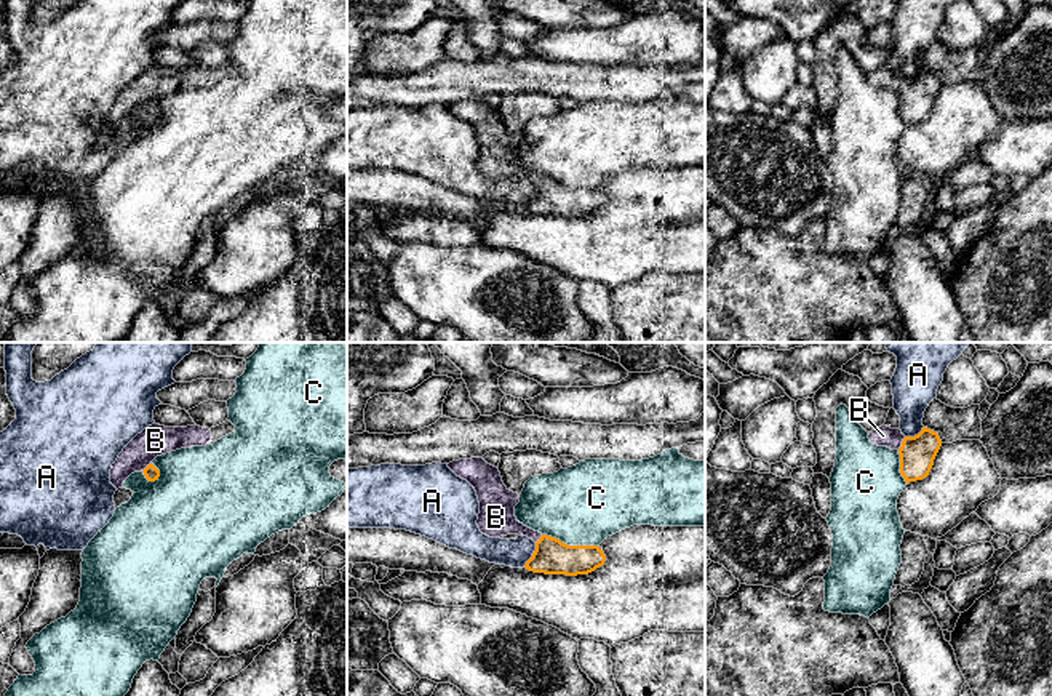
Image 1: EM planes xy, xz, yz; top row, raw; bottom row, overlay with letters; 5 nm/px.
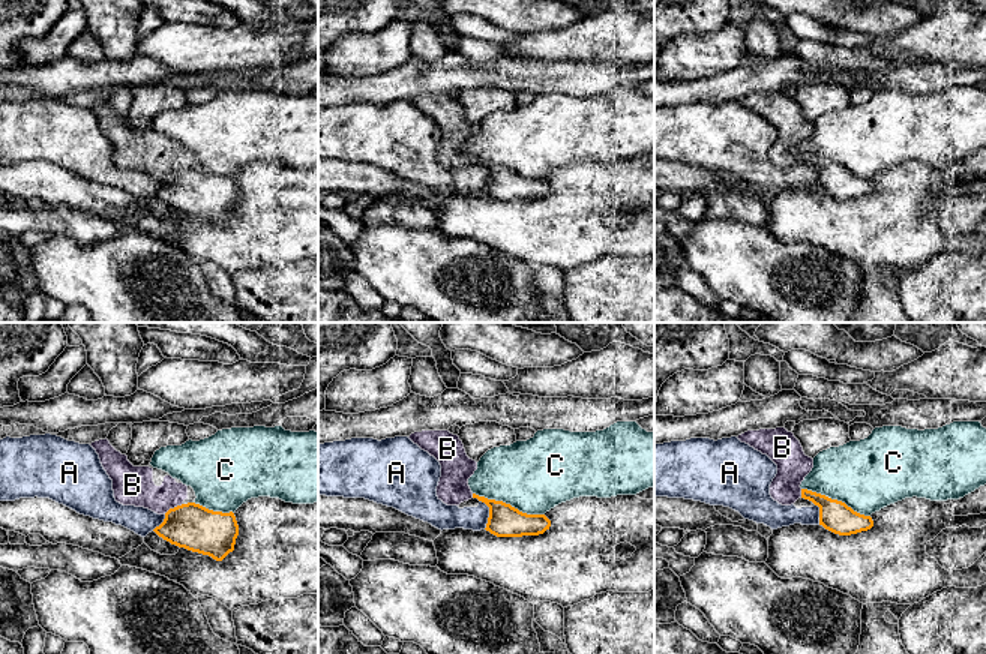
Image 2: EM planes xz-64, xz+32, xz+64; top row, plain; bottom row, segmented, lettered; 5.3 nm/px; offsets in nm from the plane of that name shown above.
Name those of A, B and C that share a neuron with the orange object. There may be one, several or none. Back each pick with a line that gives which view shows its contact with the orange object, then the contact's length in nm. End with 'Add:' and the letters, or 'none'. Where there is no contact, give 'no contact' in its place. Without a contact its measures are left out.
B: yz | 80 nm
Add: B

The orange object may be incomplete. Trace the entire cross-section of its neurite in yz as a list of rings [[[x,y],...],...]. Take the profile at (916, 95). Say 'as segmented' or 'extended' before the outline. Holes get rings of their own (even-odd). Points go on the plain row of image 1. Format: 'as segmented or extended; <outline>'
extended; [[[881,67],[871,72],[868,80],[878,88],[899,93],[900,115],[907,125],[922,122],[929,117],[942,88],[938,75],[927,69],[922,69],[915,78],[905,78],[900,70]]]

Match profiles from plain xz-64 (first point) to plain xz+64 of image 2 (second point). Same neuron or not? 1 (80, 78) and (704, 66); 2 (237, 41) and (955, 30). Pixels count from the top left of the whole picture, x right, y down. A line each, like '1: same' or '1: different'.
1: different
2: same

